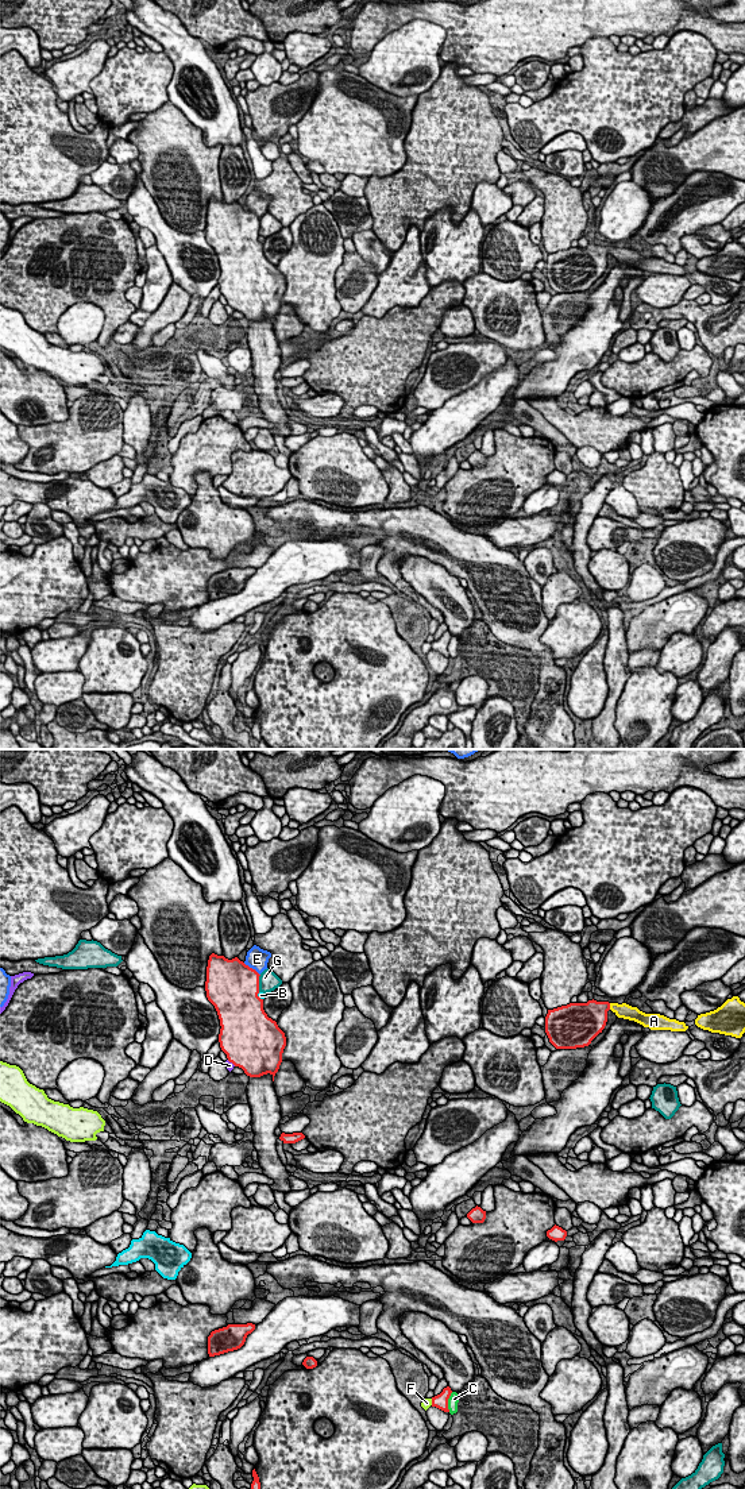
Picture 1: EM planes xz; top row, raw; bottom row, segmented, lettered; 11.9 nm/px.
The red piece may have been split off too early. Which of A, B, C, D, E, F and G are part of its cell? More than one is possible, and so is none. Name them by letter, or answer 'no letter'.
A

